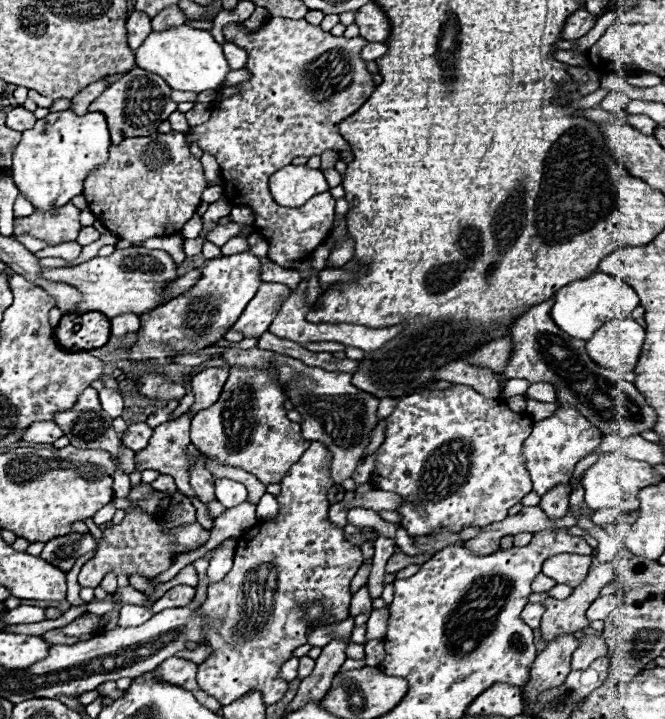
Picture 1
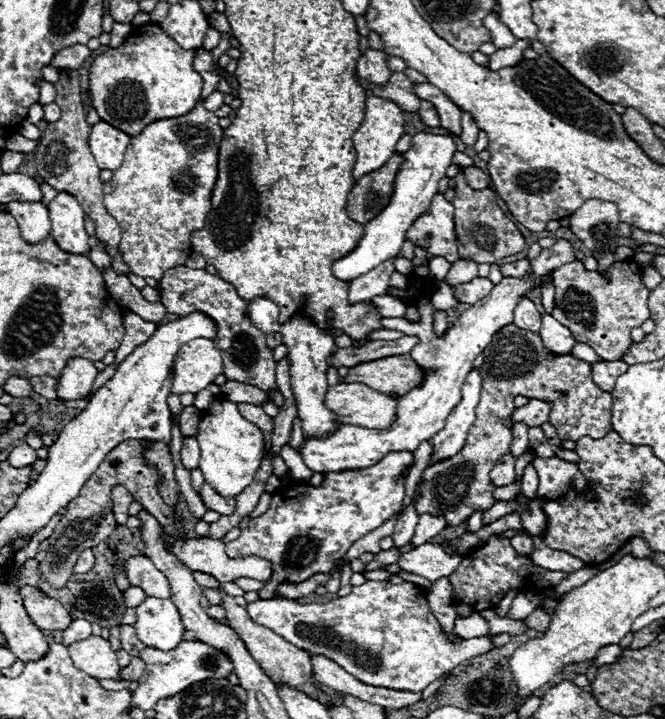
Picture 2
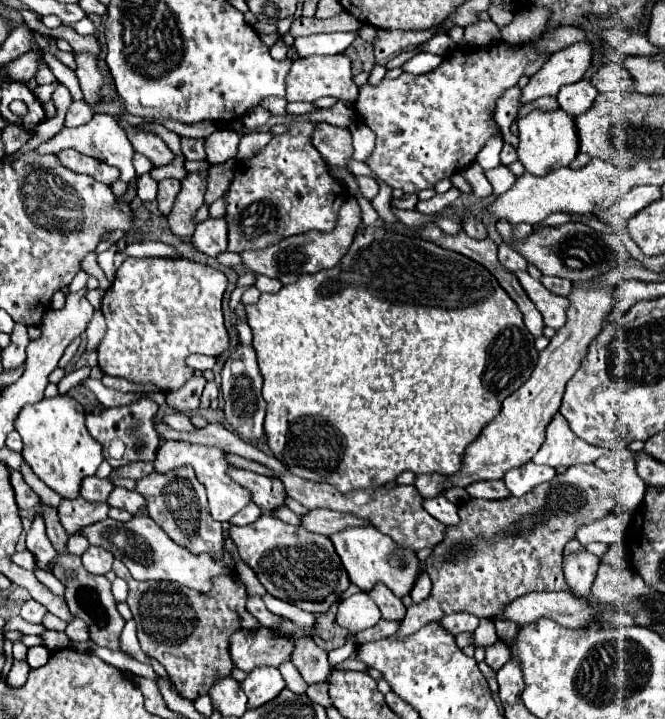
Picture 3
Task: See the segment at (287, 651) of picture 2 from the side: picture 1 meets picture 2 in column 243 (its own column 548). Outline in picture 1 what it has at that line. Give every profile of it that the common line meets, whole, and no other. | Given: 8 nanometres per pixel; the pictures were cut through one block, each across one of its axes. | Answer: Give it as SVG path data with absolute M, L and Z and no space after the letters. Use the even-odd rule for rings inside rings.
M600 562L594 566L582 584L578 584L572 594L564 600L546 598L542 600L544 618L542 618L542 640L548 642L560 634L574 634L590 626L586 618L586 610L594 598L598 598L600 590L608 586L614 578L612 562Z

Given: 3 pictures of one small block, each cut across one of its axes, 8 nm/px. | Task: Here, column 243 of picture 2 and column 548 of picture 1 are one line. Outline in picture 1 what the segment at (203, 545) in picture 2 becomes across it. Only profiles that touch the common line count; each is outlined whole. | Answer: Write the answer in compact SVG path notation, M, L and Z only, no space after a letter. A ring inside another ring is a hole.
M558 554L558 556L550 556L544 562L542 574L556 580L558 584L566 584L566 586L574 588L576 584L580 584L584 580L590 564L592 564L592 556Z

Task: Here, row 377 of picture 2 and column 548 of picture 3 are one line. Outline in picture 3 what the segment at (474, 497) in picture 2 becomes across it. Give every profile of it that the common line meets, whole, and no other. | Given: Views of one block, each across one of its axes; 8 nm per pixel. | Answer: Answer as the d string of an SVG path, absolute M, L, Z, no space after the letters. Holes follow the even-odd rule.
M578 464L570 466L564 474L552 478L550 482L536 486L530 494L522 498L504 498L504 500L468 500L460 504L458 514L460 522L456 526L446 526L446 534L438 546L432 548L428 556L426 572L430 572L432 592L426 600L412 604L402 620L402 626L396 638L410 636L418 632L432 620L440 620L452 612L470 612L478 618L494 618L502 606L512 602L518 596L528 592L550 592L550 590L568 590L562 572L562 548L570 542L576 530L584 524L604 518L616 508L616 478L614 472L604 472L596 464Z

